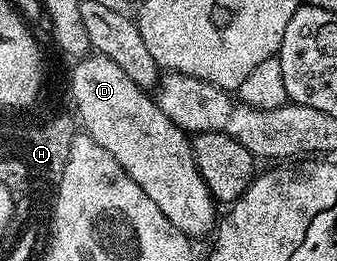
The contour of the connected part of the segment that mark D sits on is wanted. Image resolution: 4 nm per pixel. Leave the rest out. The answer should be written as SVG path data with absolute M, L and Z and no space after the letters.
M87 55L77 62L70 73L77 119L85 136L91 137L168 215L168 223L191 239L209 234L216 225L216 202L196 167L194 146L185 129L180 128L164 111L157 100L142 89L112 59Z

